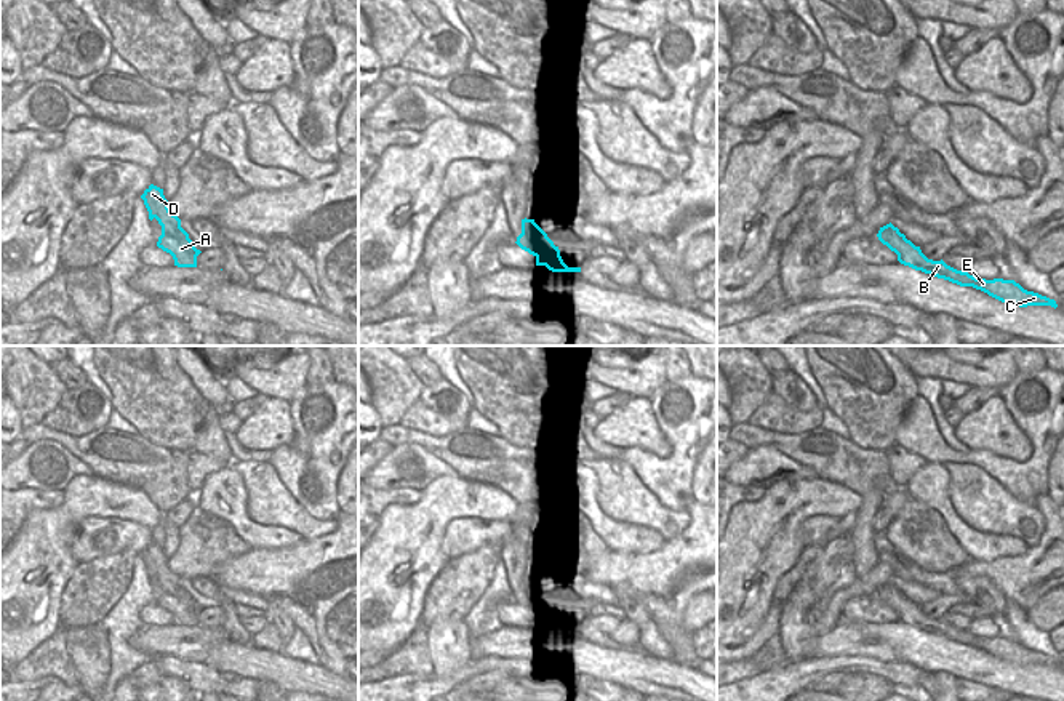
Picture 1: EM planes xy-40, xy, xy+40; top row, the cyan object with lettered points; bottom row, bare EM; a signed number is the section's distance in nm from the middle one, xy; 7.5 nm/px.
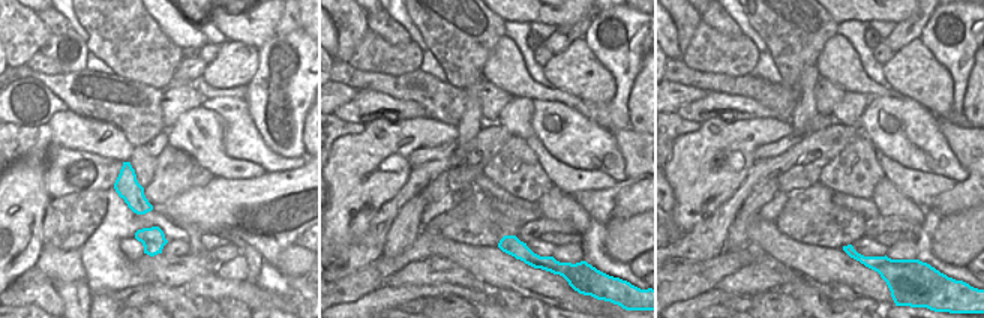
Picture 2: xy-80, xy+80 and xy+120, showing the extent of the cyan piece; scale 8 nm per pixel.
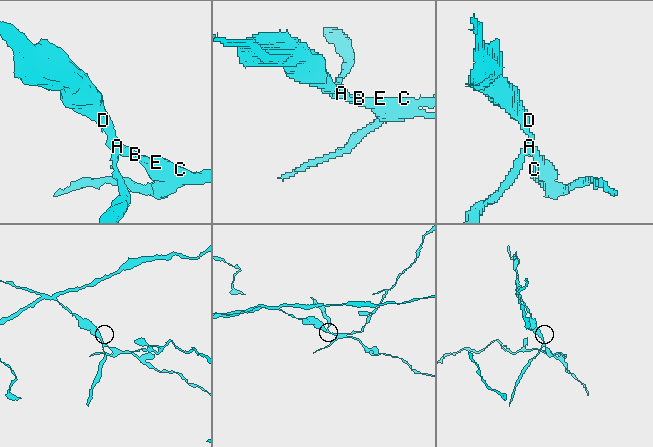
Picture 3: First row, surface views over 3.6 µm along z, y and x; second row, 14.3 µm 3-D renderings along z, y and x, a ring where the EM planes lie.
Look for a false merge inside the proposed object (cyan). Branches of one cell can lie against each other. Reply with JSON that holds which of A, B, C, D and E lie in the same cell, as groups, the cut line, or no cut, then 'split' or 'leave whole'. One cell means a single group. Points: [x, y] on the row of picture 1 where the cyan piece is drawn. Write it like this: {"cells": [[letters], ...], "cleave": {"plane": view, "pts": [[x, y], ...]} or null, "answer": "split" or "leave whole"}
{"cells": [["A"], ["B", "C", "D", "E"]], "cleave": {"plane": "xy-40", "pts": [[162, 228], [167, 237], [188, 239]]}, "answer": "split"}

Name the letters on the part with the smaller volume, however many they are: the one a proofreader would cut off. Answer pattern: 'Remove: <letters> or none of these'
Remove: A

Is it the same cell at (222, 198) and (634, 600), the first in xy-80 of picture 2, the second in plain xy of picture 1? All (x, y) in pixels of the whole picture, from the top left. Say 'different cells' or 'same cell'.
different cells

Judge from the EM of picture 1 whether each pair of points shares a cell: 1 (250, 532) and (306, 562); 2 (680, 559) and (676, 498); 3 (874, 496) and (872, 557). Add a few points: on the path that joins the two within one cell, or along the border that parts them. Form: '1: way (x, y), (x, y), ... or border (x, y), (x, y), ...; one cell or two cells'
1: border (301, 538), (290, 546), (250, 549); two cells
2: border (692, 498), (685, 509); two cells
3: way (868, 511), (864, 516), (864, 543); one cell

